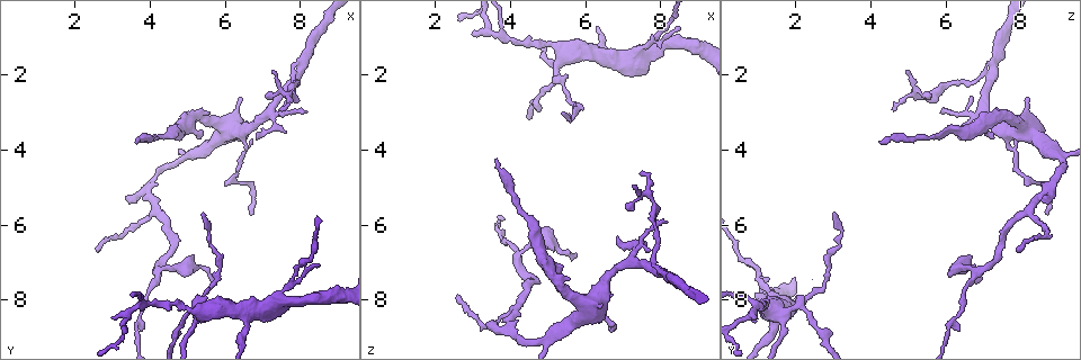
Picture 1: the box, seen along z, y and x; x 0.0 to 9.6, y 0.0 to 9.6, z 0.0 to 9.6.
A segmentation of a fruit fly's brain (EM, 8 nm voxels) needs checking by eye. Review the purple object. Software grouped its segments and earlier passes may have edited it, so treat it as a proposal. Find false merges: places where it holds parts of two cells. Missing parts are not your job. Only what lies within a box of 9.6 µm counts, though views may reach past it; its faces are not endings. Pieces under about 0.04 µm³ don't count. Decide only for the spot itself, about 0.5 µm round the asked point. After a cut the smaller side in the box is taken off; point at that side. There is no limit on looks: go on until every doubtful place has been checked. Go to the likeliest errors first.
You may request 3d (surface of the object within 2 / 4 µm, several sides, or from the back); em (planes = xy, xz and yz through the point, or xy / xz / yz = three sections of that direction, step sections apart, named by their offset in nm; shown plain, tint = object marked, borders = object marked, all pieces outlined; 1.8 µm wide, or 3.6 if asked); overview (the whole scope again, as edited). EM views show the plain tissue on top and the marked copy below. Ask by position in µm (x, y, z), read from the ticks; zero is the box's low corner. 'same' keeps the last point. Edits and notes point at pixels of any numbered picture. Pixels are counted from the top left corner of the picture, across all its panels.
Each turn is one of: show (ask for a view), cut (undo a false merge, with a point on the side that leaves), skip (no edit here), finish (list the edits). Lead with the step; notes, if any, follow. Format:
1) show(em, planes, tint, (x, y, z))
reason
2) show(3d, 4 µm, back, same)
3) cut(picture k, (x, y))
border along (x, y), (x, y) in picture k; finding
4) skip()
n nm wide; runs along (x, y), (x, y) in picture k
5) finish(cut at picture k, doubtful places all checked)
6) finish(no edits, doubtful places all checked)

show(3d, 4 µm, (3.75, 8.15, 1.00))
a fork

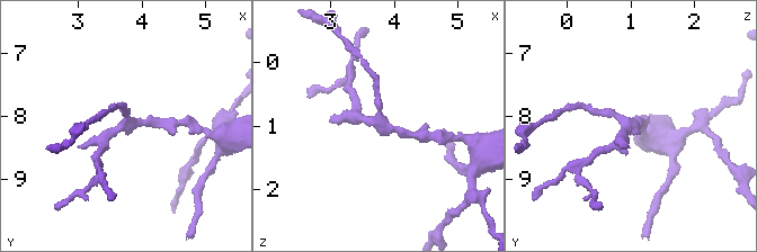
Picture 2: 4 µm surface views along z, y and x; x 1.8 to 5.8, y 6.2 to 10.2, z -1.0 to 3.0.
show(em, planes, tint, (3.75, 8.15, 1.00))
now the EM

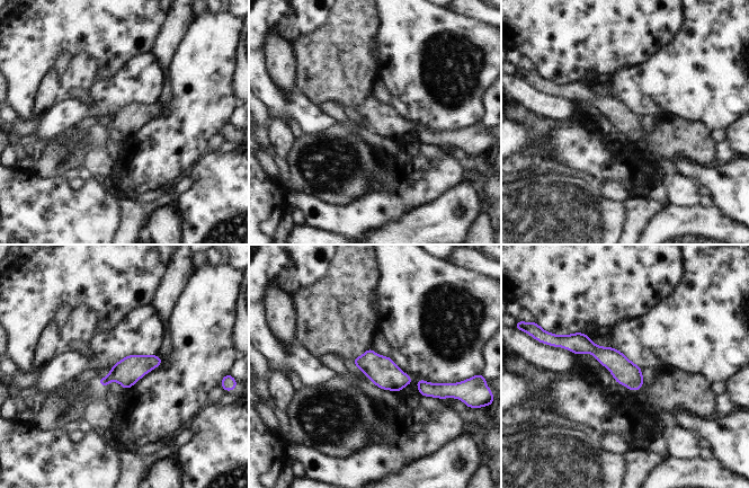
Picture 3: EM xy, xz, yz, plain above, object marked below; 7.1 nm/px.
skip()
runs along (565, 345), (587, 345), (641, 381) in picture 3; one cell here

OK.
show(3d, 4 µm, back, (7.80, 2.20, 7.20))
three arms meet

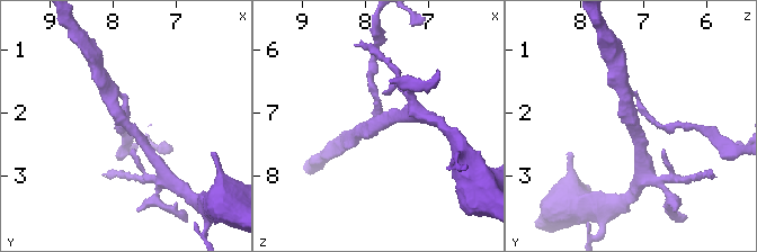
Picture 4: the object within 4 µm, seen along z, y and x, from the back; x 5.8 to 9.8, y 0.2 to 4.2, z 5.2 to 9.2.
show(em, planes, tint, (7.85, 2.20, 7.15))
3 arms

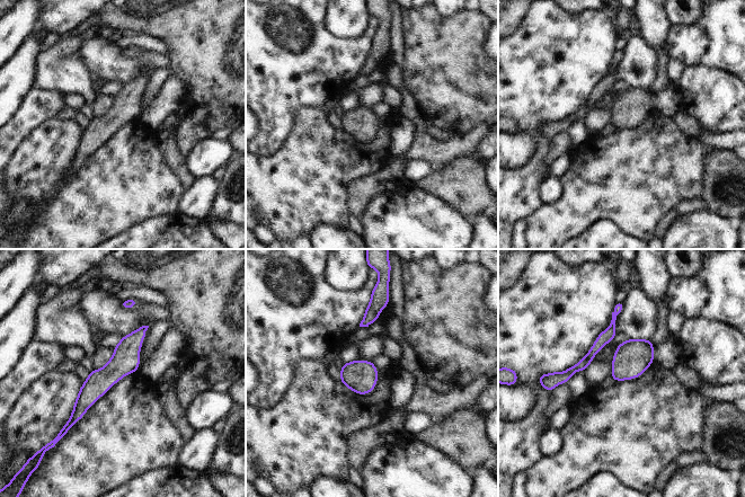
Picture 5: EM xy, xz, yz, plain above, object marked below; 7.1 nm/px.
skip()
runs along (143, 329), (71, 422) in picture 5; continuous, no second cell

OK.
show(em, xz, step 8, tint, (5.35, 8.35, 1.55))
thin arm on a thick one

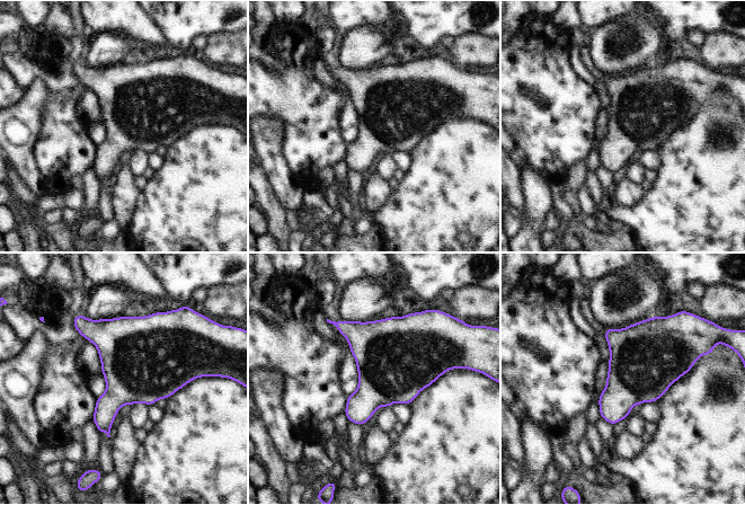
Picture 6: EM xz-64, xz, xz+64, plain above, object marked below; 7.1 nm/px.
show(em, planes, borders, same)

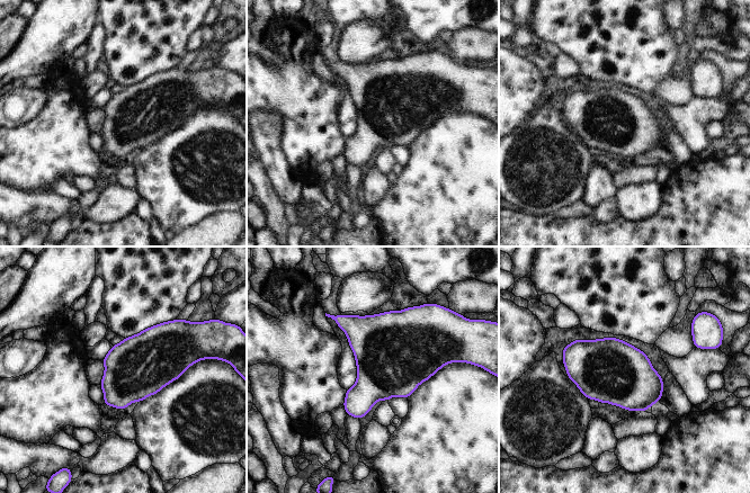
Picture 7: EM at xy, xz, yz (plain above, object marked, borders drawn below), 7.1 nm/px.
skip()
460 nm wide; continuous, no second cell

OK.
show(em, 3.6 µm, planes, tint, (5.90, 3.30, 8.05))
sudden change in width

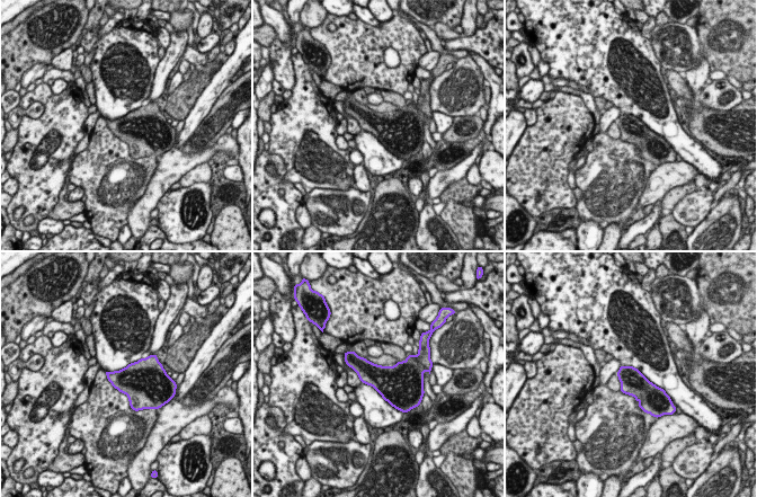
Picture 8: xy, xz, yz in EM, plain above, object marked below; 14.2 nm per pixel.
skip()
360 nm wide; one cell here

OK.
finish(no edits, doubtful places all checked)

